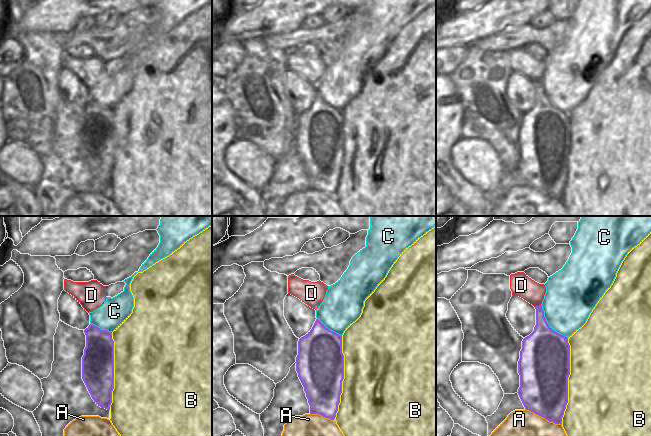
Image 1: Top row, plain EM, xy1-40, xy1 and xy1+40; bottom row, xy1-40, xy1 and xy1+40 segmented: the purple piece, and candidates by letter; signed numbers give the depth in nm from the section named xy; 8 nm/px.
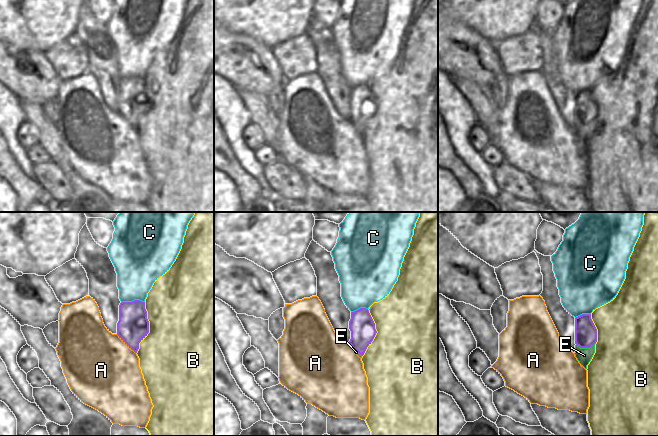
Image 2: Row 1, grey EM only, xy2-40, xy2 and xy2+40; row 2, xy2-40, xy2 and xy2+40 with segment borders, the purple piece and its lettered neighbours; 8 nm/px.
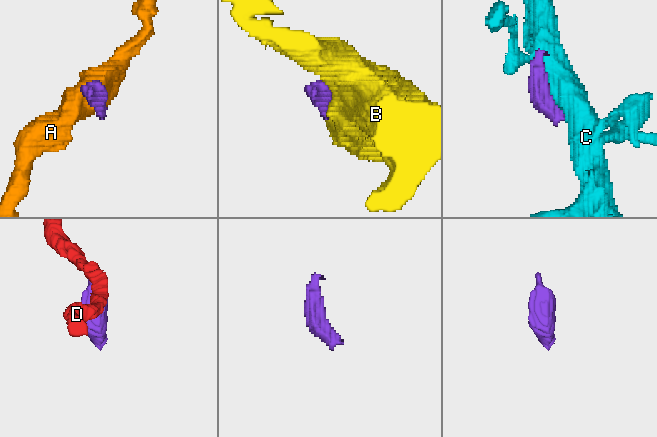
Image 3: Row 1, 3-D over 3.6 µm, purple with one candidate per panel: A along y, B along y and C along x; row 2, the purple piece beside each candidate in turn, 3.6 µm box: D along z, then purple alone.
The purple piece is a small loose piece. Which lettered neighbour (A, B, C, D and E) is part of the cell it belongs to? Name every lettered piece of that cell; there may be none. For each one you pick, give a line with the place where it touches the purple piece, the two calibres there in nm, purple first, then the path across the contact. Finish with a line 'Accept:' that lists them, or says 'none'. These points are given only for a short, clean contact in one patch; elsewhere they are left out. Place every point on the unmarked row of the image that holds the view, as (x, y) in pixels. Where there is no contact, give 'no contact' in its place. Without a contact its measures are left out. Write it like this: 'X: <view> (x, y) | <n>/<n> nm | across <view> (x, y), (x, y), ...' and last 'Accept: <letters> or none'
E: xy2+40 (585, 123) | 180/130 nm | across xy2+40 (585, 107), (585, 123), (584, 131)
Accept: E

